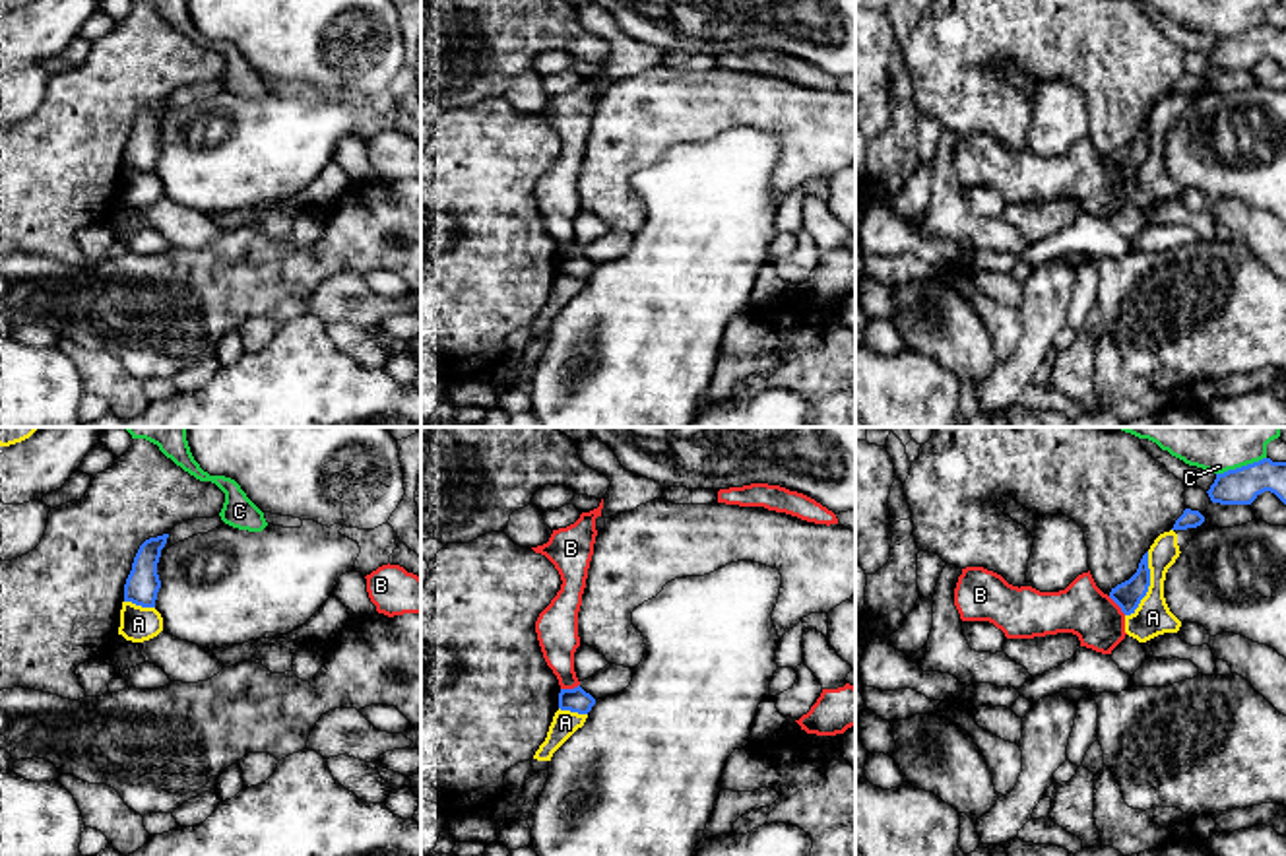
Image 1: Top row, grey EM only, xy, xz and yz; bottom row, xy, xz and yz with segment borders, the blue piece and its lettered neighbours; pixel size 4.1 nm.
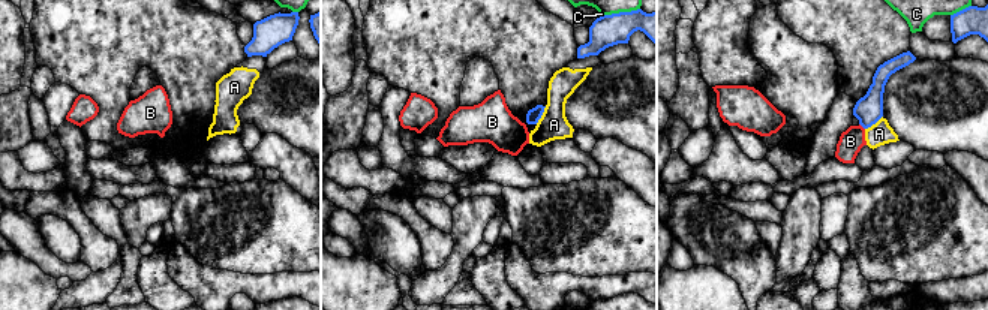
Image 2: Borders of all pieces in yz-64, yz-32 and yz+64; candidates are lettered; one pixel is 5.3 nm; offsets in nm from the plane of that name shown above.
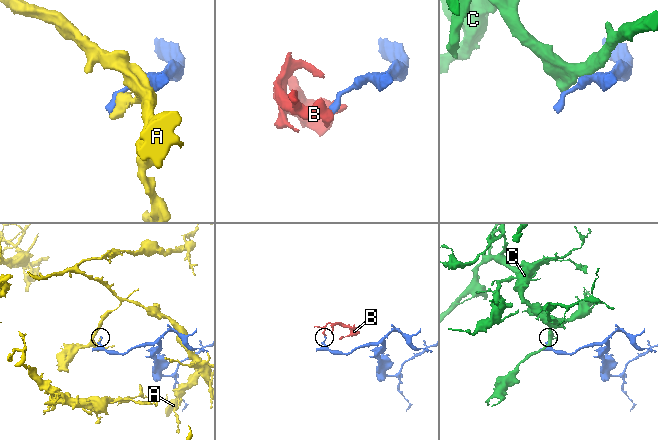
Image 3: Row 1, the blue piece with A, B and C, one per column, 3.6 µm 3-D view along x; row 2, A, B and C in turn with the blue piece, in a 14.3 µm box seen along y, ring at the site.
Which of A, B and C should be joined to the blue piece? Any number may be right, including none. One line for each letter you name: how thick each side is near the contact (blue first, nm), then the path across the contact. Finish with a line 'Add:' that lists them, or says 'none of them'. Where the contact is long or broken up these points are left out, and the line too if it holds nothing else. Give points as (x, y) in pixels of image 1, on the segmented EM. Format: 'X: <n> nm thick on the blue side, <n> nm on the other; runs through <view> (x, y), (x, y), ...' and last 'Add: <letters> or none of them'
Add: none of them

